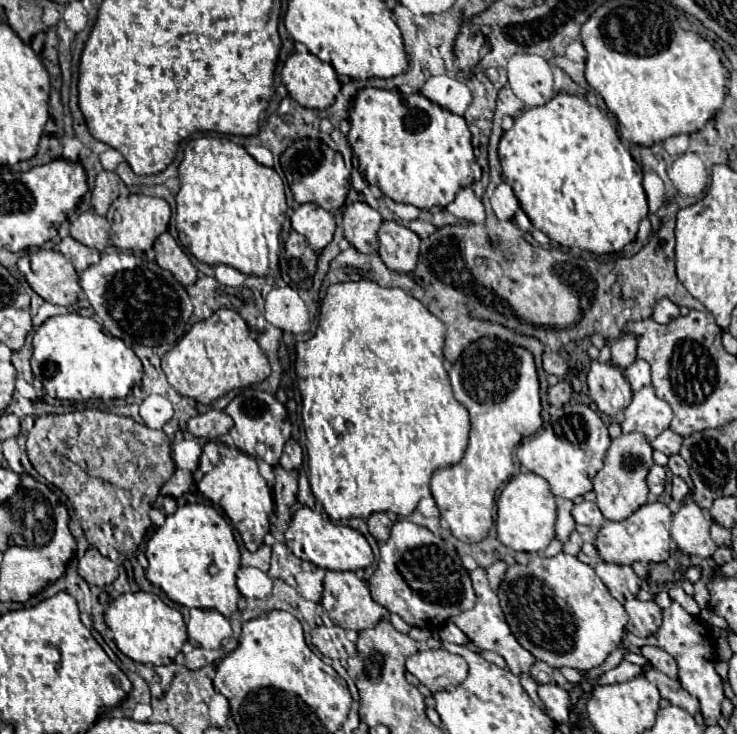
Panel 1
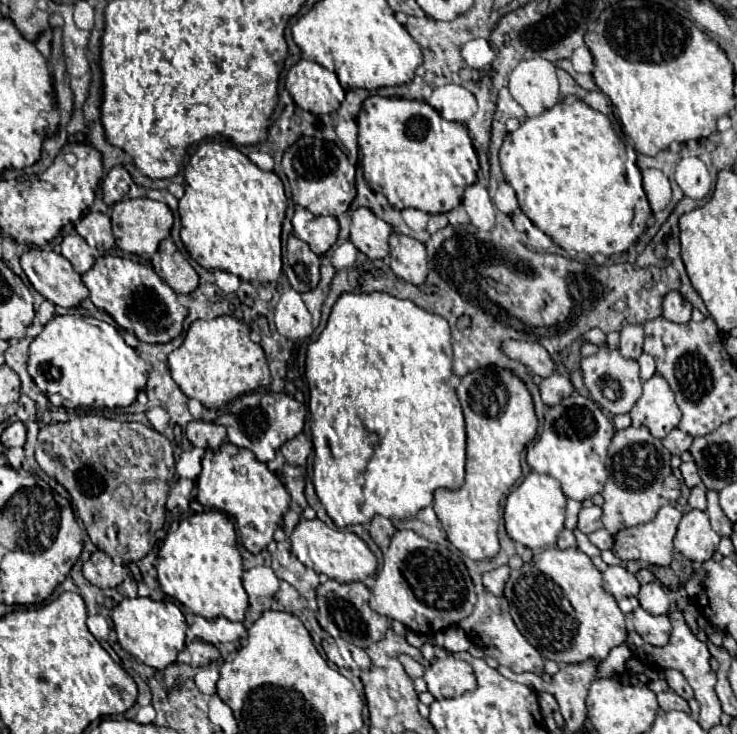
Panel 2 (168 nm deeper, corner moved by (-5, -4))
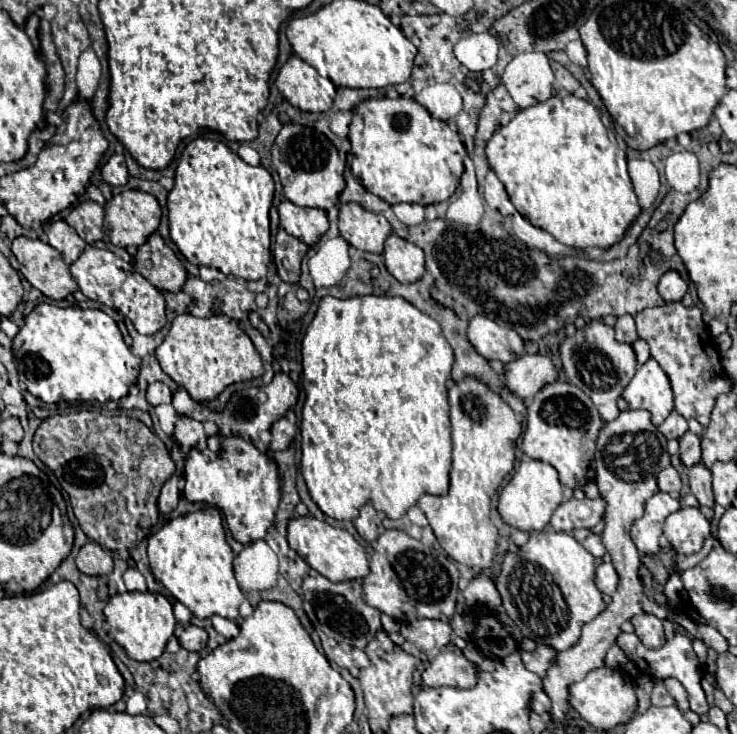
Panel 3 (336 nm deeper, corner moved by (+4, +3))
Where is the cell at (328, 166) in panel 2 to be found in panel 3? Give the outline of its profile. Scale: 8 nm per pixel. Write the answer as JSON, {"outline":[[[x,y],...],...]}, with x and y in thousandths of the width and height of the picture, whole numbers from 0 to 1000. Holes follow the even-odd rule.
{"outline":[[[388,168],[369,200],[369,228],[380,238],[385,266],[404,282],[431,282],[440,287],[453,282],[469,255],[464,241],[468,226],[468,219],[461,215],[448,189],[440,181],[412,170]]]}

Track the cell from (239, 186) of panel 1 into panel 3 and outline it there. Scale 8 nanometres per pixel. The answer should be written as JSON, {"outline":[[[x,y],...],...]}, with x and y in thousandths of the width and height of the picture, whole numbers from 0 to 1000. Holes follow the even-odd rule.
{"outline":[[[263,189],[247,206],[239,228],[239,252],[228,263],[228,298],[231,323],[244,339],[244,345],[261,361],[280,361],[299,366],[304,375],[318,375],[328,380],[353,380],[364,369],[369,345],[366,316],[366,283],[372,268],[372,244],[355,225],[342,228],[331,222],[312,200],[301,192]]]}

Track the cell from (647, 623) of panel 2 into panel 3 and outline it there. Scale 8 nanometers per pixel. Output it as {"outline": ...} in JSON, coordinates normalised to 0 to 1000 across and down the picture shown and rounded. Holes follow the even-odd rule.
{"outline":[[[874,835],[874,838],[860,838],[855,846],[860,851],[860,862],[882,884],[893,884],[904,873],[901,854],[898,854],[898,846],[893,841],[887,841],[882,835]]]}

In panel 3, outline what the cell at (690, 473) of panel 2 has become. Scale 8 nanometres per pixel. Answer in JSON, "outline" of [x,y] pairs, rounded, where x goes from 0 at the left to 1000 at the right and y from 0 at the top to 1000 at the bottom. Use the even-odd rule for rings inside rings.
{"outline":[[[936,587],[923,595],[923,625],[928,636],[942,636],[950,631],[950,598]]]}

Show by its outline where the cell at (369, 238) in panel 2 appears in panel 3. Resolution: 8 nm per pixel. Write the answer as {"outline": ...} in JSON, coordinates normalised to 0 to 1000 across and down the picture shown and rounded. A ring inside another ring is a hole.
{"outline":[[[486,277],[461,282],[461,320],[488,342],[518,345],[524,323],[532,317],[521,293],[497,287]]]}

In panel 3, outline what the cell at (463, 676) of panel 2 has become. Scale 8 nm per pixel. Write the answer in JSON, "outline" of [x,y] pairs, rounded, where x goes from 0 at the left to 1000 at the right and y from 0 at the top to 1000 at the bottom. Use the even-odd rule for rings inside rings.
{"outline":[[[619,887],[594,890],[573,917],[578,936],[624,936],[638,939],[646,933],[646,909]]]}

